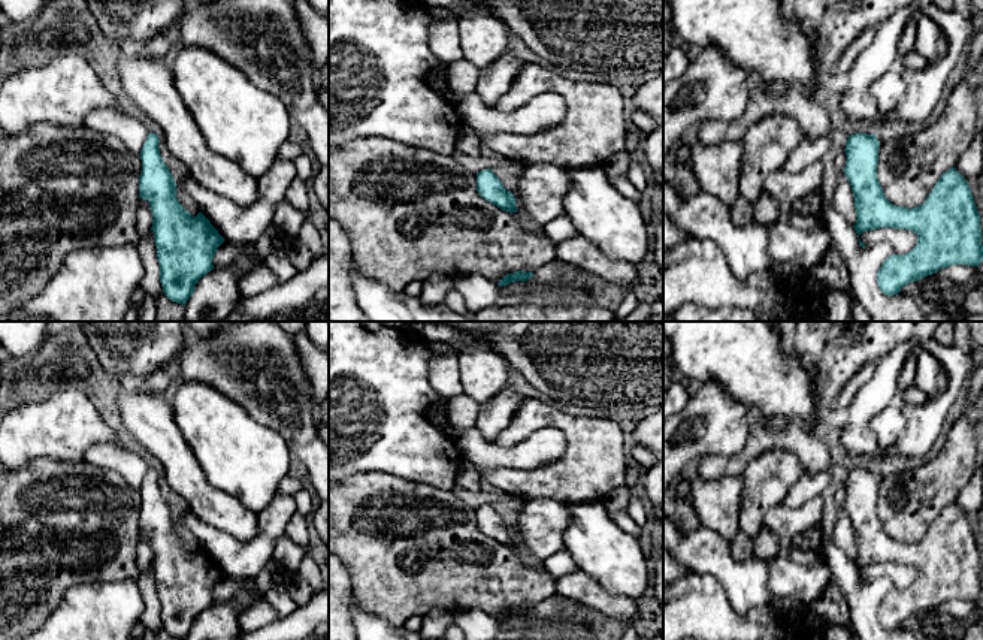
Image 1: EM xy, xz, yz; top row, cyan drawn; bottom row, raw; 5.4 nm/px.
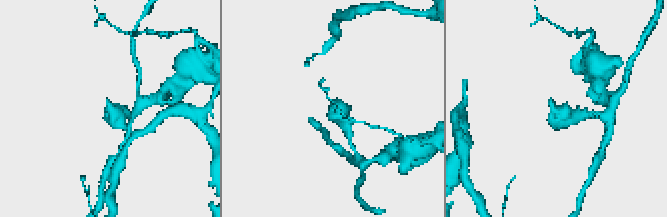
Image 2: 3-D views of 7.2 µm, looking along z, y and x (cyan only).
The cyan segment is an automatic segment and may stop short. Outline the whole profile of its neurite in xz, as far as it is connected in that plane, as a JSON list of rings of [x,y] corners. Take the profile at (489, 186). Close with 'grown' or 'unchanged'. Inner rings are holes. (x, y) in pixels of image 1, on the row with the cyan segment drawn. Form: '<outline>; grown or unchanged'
[[[484,169],[477,173],[477,191],[481,197],[492,202],[502,211],[517,212],[514,194],[505,190],[503,184],[492,169]]]; unchanged

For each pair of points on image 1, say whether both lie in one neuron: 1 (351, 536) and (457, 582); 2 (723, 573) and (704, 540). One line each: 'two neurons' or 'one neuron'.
1: one neuron
2: one neuron

